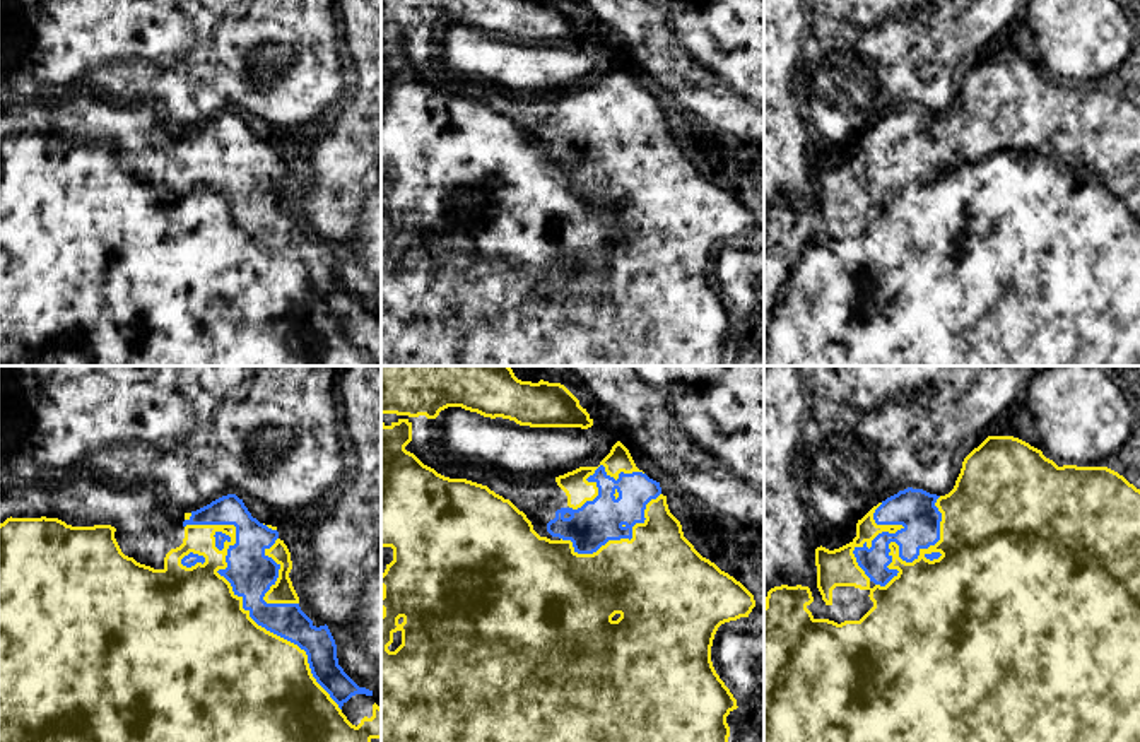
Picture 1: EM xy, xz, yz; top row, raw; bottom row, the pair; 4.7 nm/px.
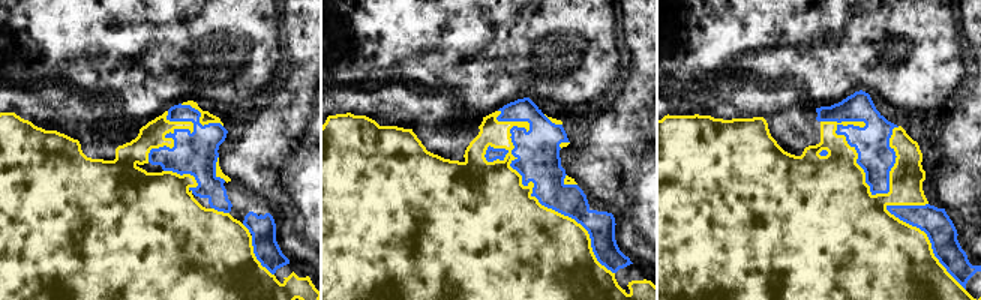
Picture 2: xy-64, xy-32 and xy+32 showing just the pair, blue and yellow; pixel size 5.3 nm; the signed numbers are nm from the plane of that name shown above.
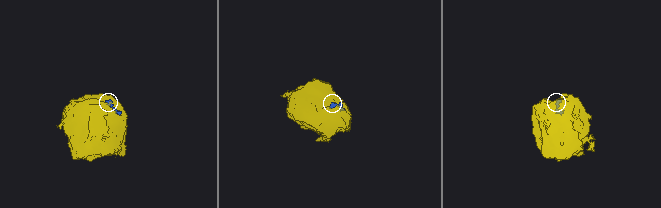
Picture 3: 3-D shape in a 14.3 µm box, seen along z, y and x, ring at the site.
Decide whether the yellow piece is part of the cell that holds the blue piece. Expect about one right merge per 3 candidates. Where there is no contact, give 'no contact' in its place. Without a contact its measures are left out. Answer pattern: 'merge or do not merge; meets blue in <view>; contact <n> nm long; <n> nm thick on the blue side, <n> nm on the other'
merge; meets blue in xy; contact 1150 nm long; 220 nm thick on the blue side, 480 nm on the other

